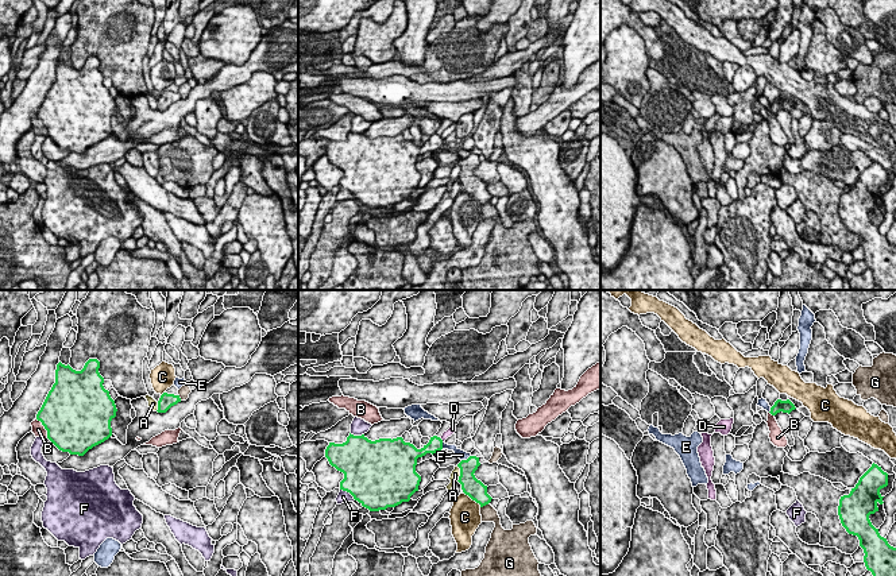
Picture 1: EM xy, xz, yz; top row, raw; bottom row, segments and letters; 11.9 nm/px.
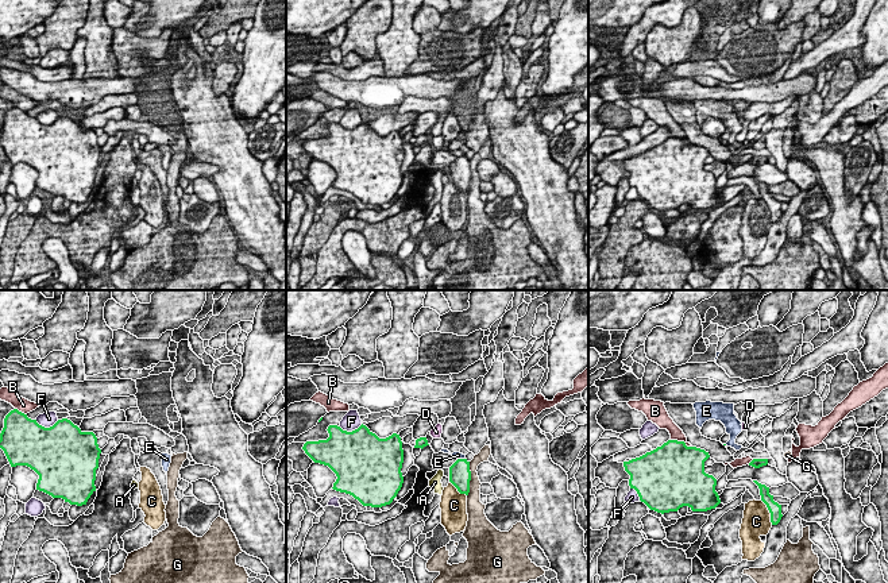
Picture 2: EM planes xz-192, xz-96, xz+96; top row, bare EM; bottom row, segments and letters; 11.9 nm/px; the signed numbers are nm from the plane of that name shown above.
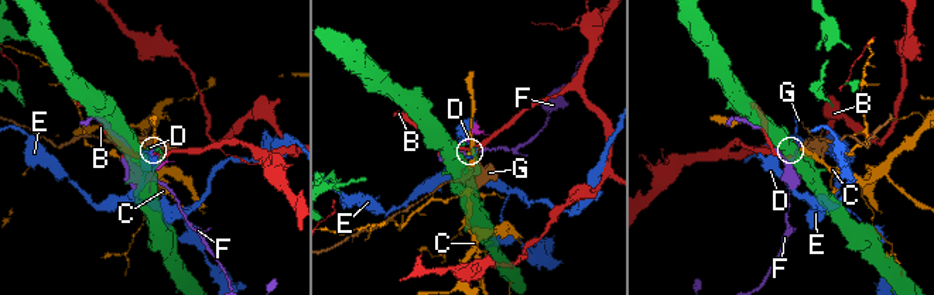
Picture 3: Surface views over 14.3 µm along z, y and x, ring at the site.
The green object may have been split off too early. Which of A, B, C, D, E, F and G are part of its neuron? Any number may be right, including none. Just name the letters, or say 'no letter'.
no letter

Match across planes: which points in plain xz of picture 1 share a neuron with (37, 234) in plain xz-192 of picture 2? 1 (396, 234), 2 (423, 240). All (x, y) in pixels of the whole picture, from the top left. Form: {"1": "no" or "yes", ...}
{"1": "yes", "2": "no"}

